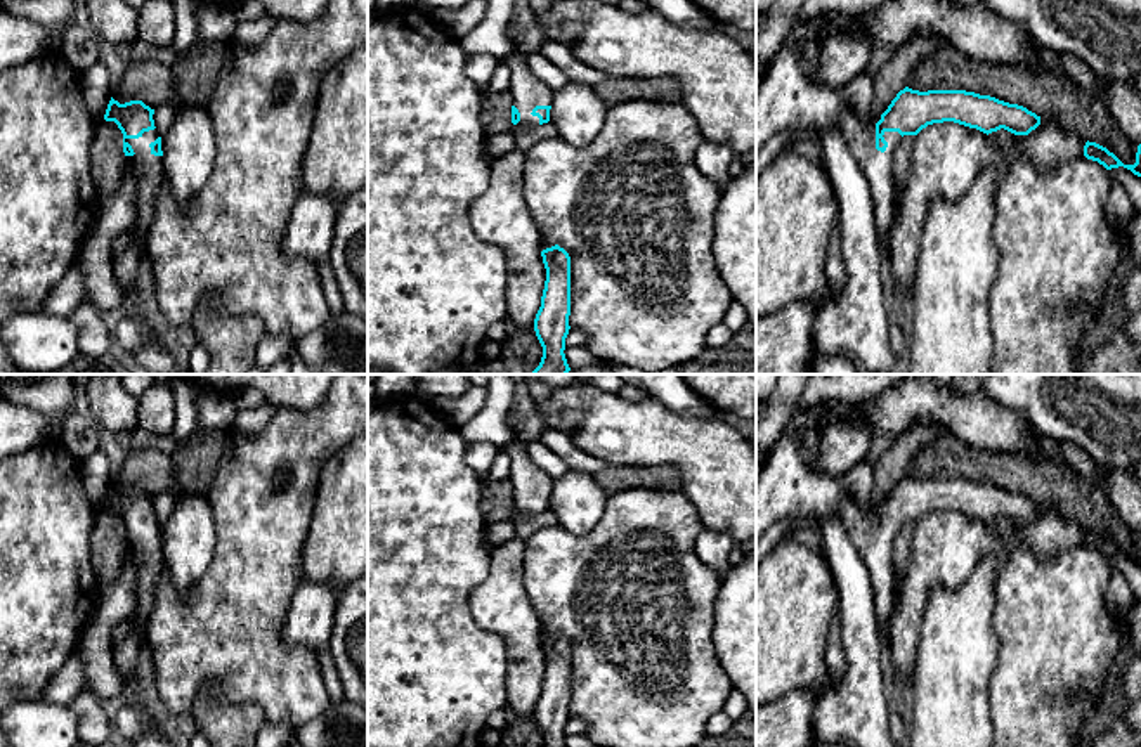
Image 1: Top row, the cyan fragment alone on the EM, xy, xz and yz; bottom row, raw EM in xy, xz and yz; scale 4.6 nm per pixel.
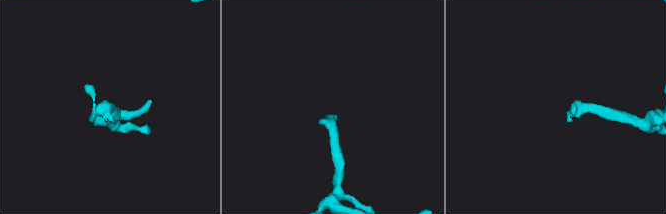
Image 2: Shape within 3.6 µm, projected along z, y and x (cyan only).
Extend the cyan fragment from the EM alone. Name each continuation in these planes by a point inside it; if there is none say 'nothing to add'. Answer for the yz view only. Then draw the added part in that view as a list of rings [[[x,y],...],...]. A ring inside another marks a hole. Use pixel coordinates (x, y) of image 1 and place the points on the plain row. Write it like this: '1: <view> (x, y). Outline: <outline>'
1: yz (860, 524). Outline: [[[851,492],[844,494],[834,510],[853,546],[864,556],[872,582],[877,624],[883,627],[893,612],[895,536],[902,523],[884,520],[888,536],[881,541],[876,537],[876,513],[862,508]]]

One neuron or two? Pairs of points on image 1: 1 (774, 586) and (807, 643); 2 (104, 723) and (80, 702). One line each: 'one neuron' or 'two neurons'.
1: one neuron
2: one neuron

